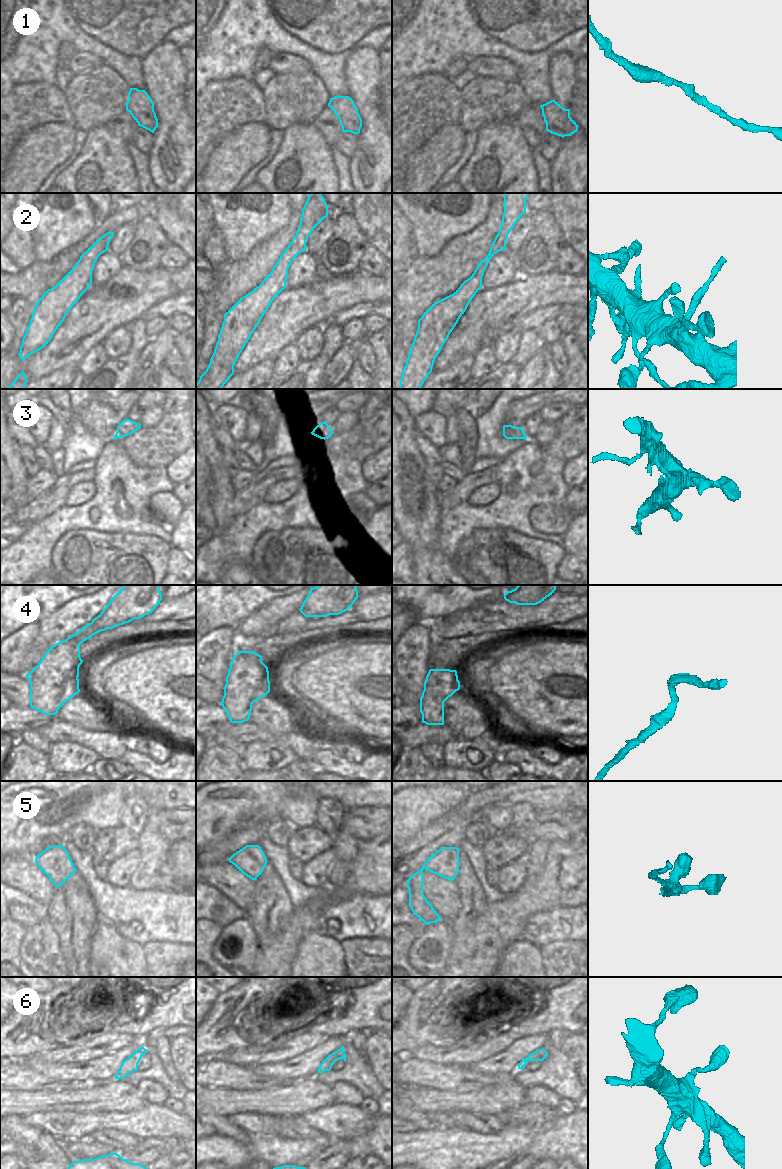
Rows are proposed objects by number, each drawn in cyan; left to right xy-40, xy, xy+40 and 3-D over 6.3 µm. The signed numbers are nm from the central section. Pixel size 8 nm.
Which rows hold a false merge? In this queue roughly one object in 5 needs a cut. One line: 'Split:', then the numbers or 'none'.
Split: none

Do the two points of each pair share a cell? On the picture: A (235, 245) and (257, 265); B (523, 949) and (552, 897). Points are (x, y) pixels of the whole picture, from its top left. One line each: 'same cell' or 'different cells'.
A: different cells
B: different cells

